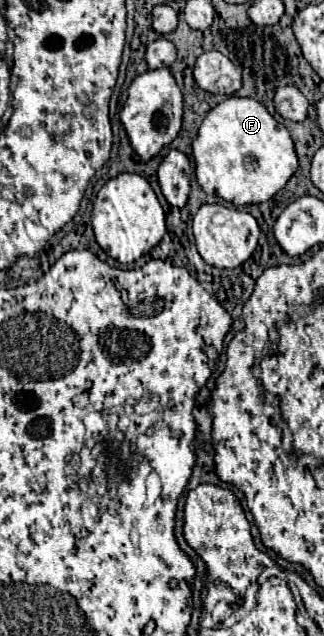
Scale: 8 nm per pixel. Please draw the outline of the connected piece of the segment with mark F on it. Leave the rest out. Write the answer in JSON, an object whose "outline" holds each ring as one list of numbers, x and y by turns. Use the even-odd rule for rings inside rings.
{"outline":[[229,97,207,113,207,117,199,127,197,139,193,141,193,159,201,189,207,195,217,195,233,205,251,205,271,199,277,191,281,191,287,185,287,181,299,167,295,145,285,125,277,123,275,117,265,109,265,105,251,97],[247,155,249,155,249,165,245,167,243,161]]}

